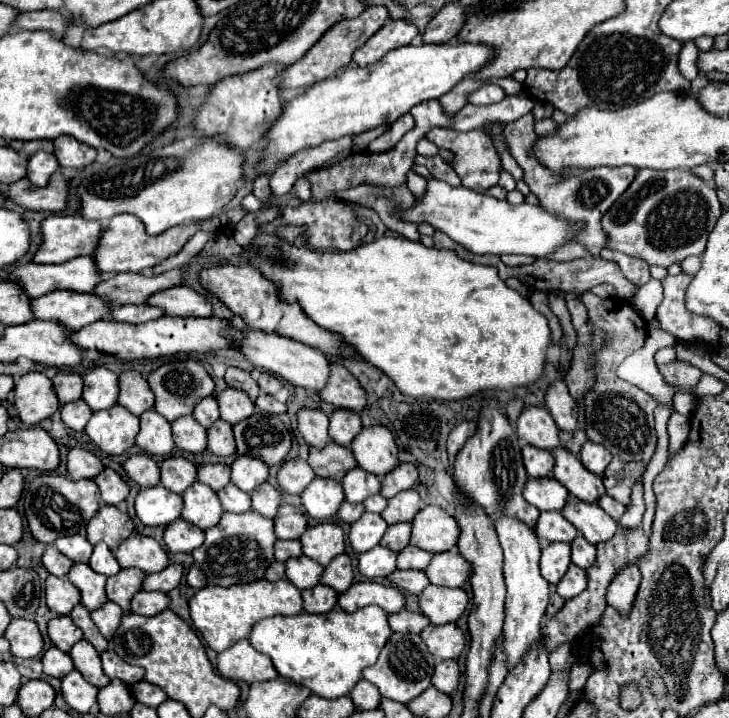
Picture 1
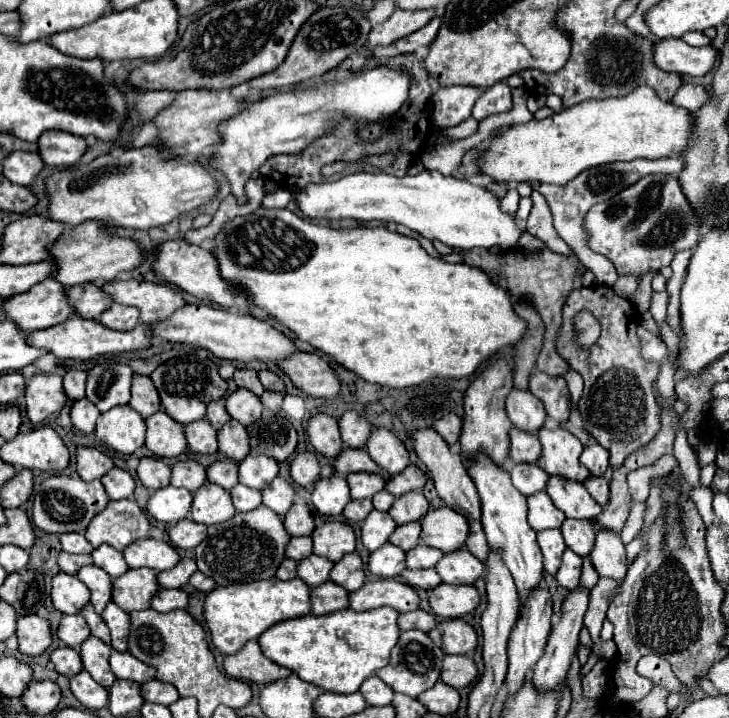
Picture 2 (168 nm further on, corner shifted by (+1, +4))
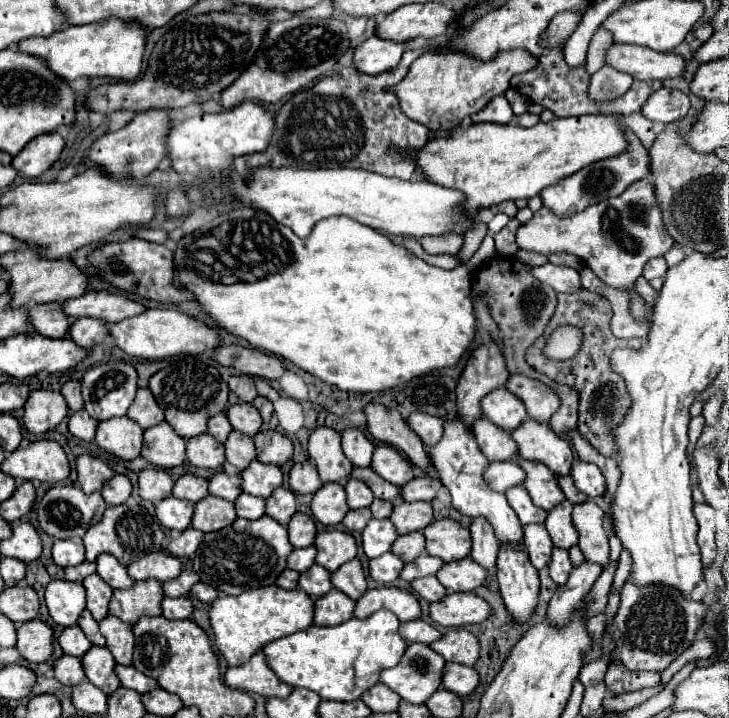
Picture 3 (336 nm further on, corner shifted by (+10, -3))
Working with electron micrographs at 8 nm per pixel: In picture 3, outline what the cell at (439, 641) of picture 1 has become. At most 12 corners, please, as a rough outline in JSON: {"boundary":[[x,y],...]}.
{"boundary":[[456,628],[430,644],[446,662],[474,666],[480,644]]}

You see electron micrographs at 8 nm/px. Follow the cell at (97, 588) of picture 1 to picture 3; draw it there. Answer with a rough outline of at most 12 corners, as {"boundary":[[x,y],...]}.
{"boundary":[[98,574],[88,576],[86,608],[96,620],[108,616],[114,590]]}

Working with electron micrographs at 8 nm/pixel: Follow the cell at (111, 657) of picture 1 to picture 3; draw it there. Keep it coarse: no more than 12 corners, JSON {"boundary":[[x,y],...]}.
{"boundary":[[116,666],[124,688],[140,694],[158,688],[154,678],[134,666]]}

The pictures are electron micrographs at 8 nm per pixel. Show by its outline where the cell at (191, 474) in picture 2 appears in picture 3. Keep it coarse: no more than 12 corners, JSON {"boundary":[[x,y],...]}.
{"boundary":[[184,474],[172,494],[188,502],[208,496],[208,480]]}

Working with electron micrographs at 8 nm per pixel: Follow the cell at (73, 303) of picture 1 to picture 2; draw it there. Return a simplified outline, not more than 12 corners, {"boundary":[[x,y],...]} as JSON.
{"boundary":[[45,279],[5,301],[23,331],[75,315],[67,289]]}

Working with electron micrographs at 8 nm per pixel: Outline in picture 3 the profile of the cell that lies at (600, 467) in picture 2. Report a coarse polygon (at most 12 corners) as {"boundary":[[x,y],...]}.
{"boundary":[[590,462],[572,468],[576,488],[588,498],[606,494],[606,478]]}

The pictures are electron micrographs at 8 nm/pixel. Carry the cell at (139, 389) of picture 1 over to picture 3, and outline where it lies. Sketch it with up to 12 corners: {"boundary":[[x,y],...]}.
{"boundary":[[140,388],[128,418],[144,430],[164,420],[148,388]]}

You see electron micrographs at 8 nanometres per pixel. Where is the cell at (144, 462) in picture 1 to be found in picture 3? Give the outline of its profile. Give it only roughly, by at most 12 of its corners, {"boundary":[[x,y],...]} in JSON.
{"boundary":[[160,468],[138,474],[140,496],[158,504],[172,494],[174,480]]}

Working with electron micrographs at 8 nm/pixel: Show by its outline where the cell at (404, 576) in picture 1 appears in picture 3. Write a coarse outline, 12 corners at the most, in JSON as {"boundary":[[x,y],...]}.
{"boundary":[[436,576],[418,578],[412,588],[428,602],[446,596],[446,588]]}

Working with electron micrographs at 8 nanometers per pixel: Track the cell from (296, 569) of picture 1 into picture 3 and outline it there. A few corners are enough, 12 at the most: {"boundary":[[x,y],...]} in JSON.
{"boundary":[[314,564],[298,586],[312,598],[332,590],[330,570]]}

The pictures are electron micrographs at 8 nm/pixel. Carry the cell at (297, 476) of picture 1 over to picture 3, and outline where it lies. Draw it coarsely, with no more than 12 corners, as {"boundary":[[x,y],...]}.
{"boundary":[[310,460],[294,464],[288,482],[294,494],[314,494],[322,486]]}

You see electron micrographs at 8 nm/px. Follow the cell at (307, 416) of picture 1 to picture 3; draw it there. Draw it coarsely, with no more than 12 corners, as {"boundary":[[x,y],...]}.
{"boundary":[[312,430],[308,456],[322,482],[346,482],[352,472],[340,434]]}

